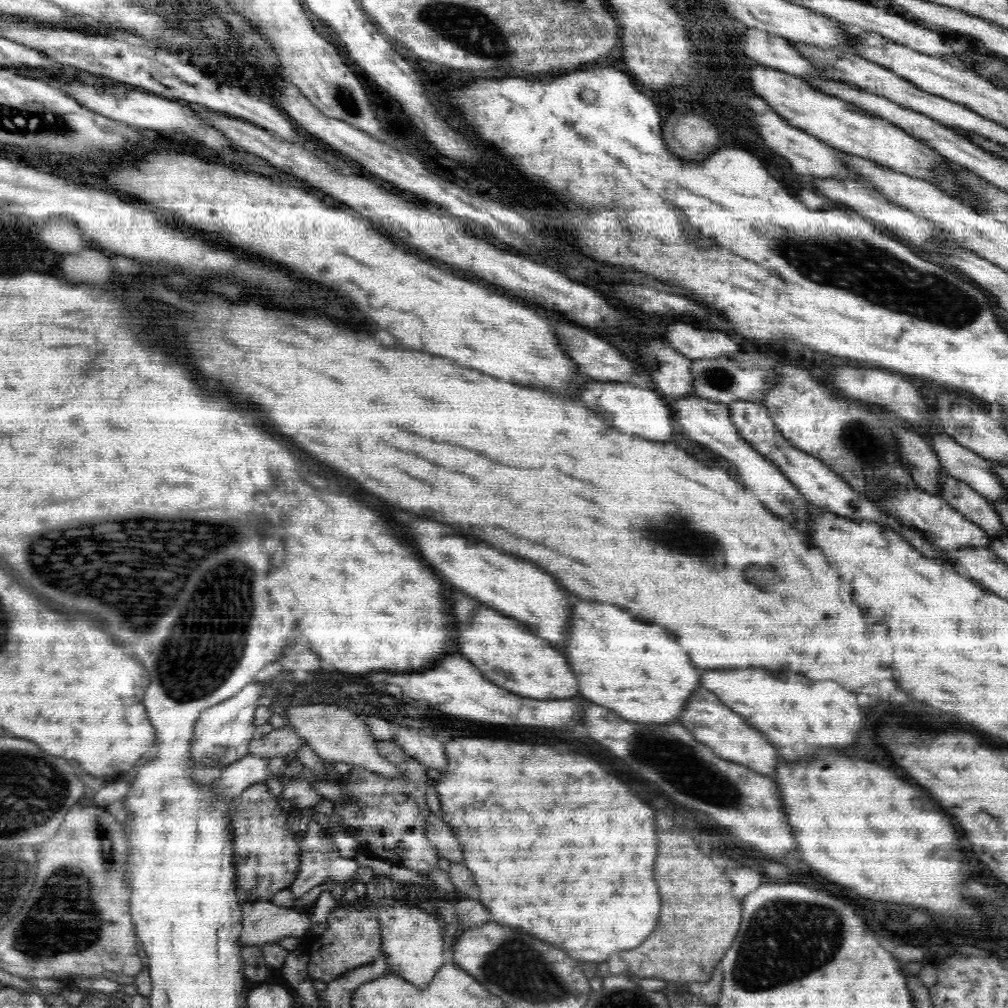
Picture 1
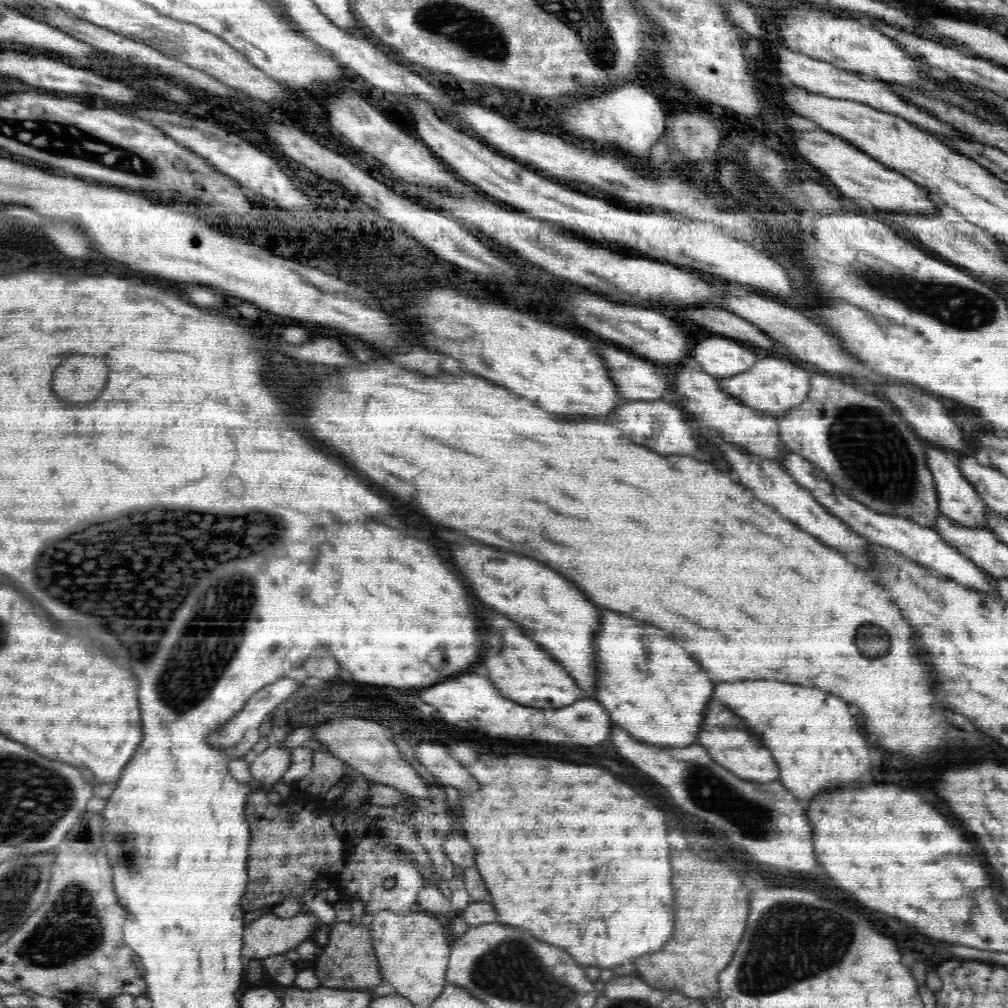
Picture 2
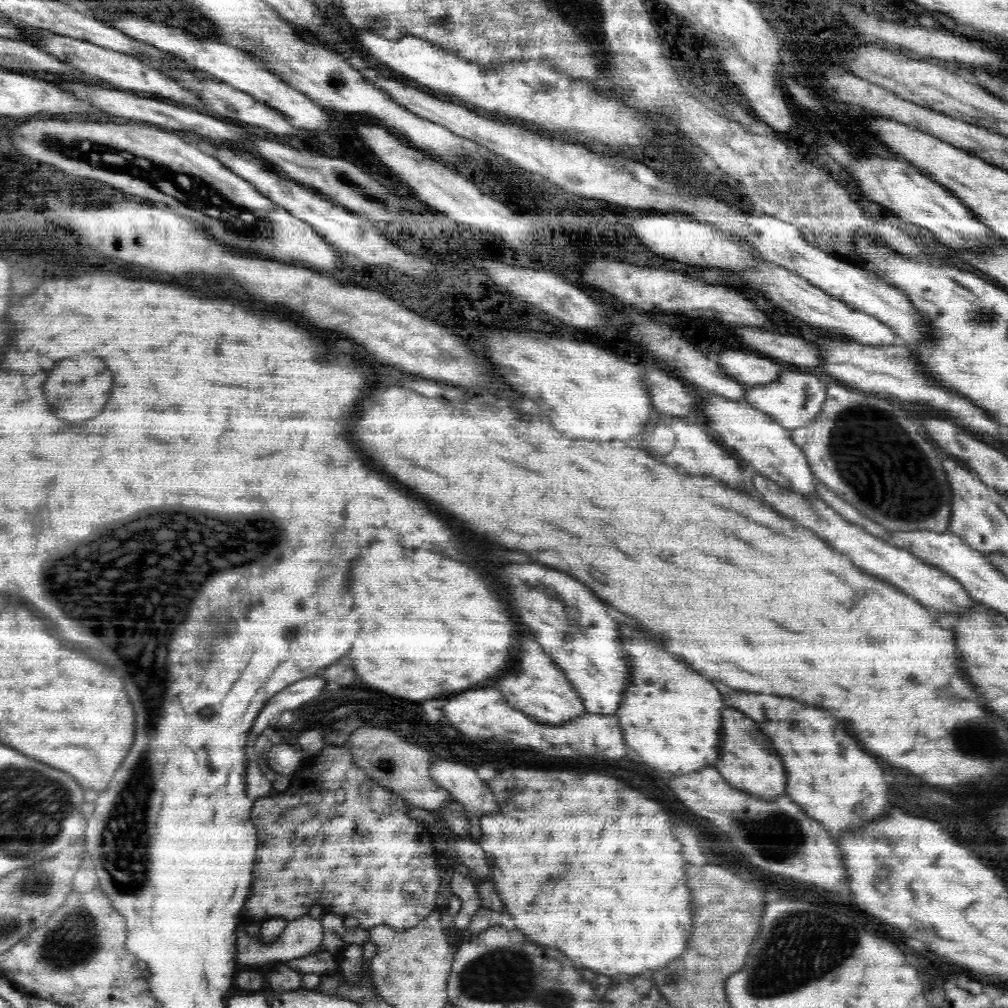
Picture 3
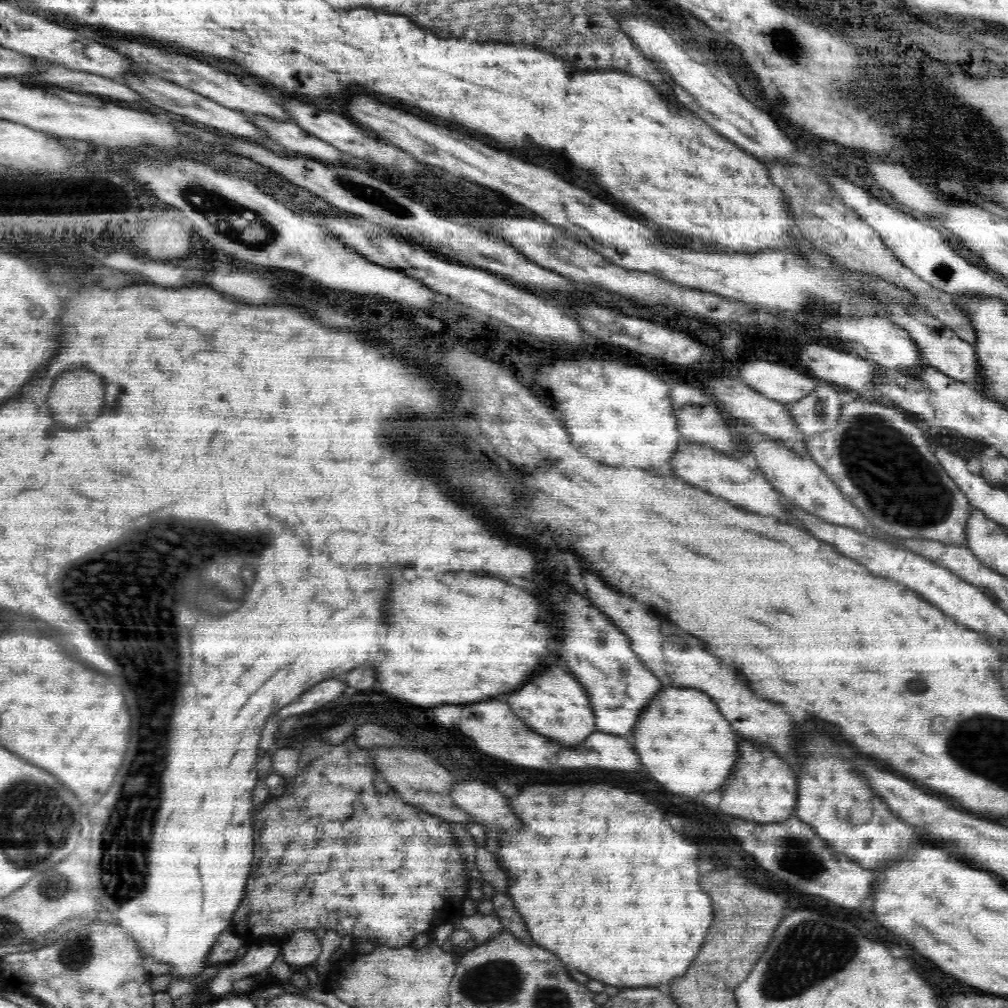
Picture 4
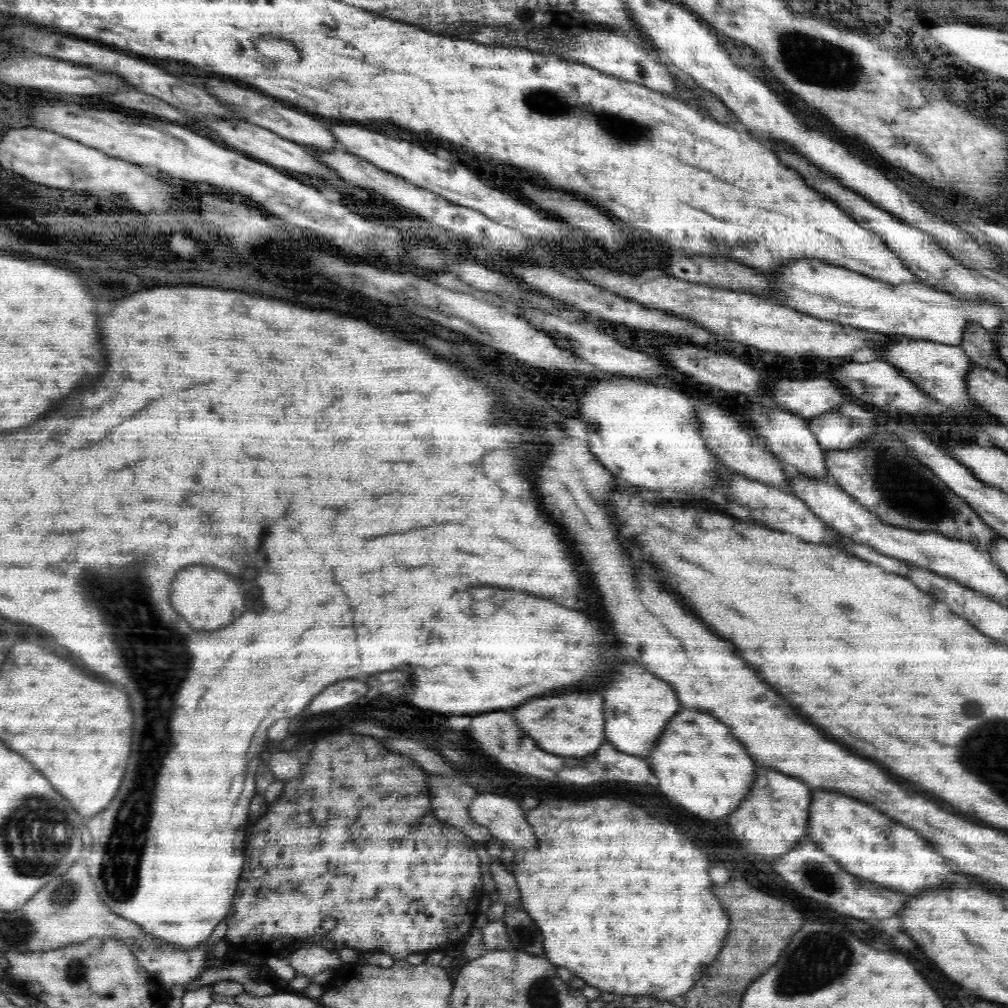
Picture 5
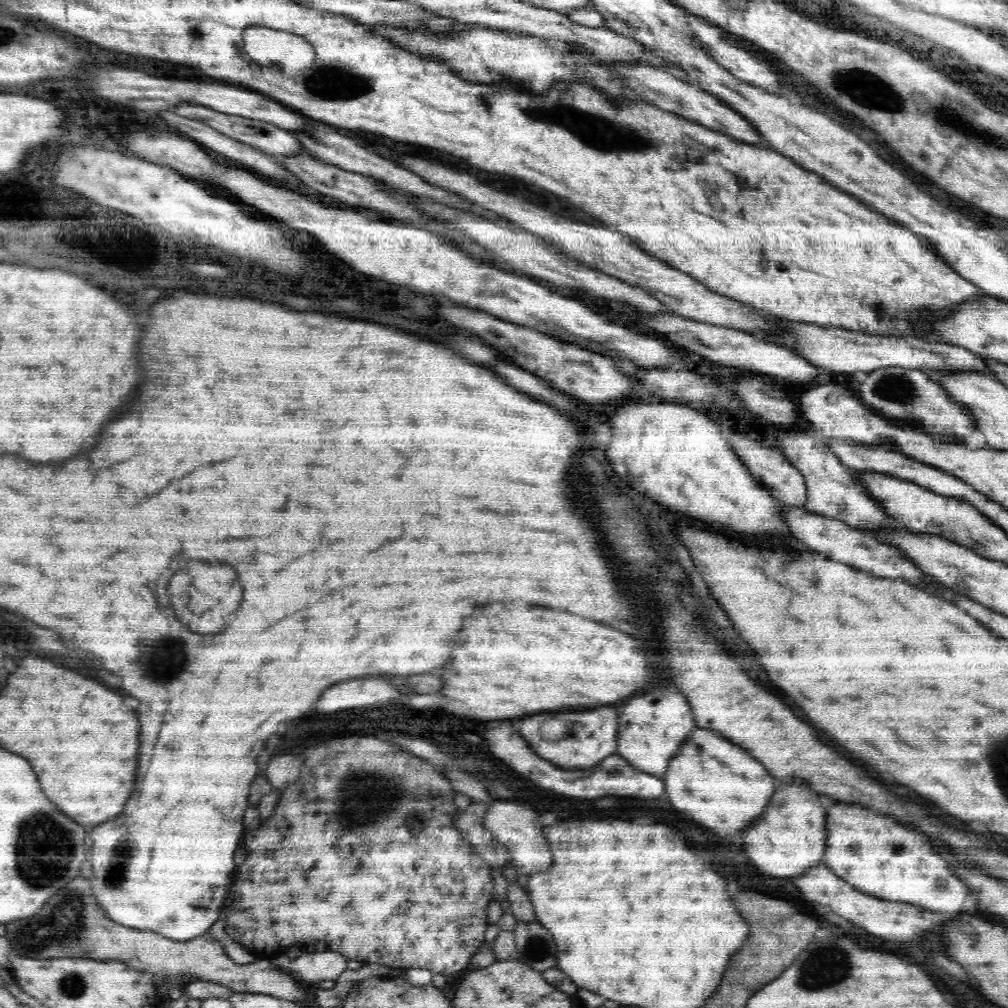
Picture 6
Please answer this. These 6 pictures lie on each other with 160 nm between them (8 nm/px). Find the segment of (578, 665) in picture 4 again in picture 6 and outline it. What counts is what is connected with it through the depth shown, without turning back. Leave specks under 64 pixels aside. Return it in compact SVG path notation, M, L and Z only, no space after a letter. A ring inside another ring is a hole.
M652 690L626 702L624 714L620 716L617 753L636 770L663 778L670 761L681 752L680 748L692 730L696 730L696 719L686 696L672 694L668 690Z

